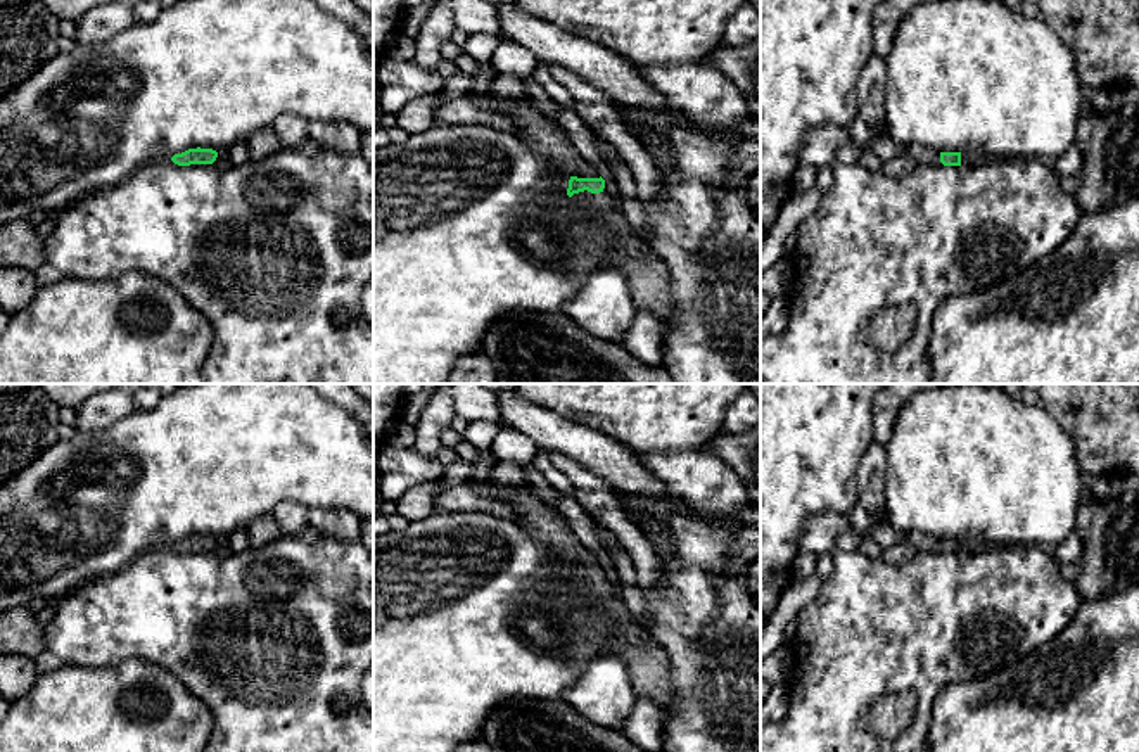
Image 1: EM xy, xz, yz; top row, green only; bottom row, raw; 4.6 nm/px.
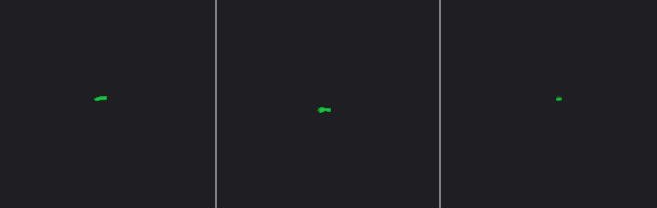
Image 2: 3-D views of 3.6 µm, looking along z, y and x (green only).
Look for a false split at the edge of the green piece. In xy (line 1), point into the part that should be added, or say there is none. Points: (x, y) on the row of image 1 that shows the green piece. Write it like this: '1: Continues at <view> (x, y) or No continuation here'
1: No continuation here

